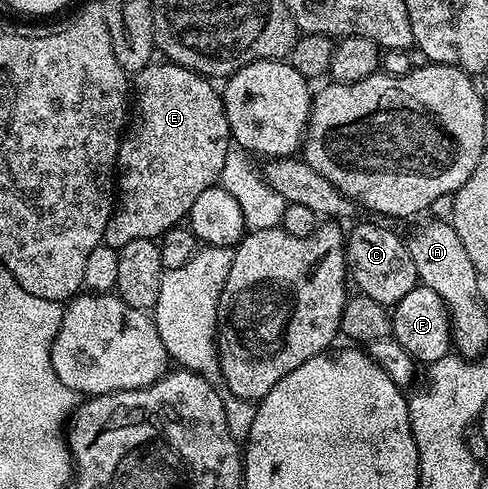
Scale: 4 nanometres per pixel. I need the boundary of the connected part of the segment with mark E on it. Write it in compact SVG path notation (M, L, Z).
M153 63L147 65L142 71L134 74L134 113L136 109L136 118L133 121L131 118L126 132L120 139L120 150L116 156L118 192L114 197L114 208L110 219L106 223L103 239L103 244L105 246L109 245L112 251L118 251L122 247L126 247L126 243L130 243L133 239L159 239L163 237L166 230L173 229L175 225L181 224L187 218L190 207L194 207L194 199L198 199L198 195L202 195L202 191L206 191L210 186L217 184L221 180L220 173L223 174L225 172L224 164L226 163L226 155L230 148L230 134L221 90L217 86L215 89L212 86L215 84L209 78L200 76L200 74L195 73L192 69L171 63L163 64Z

